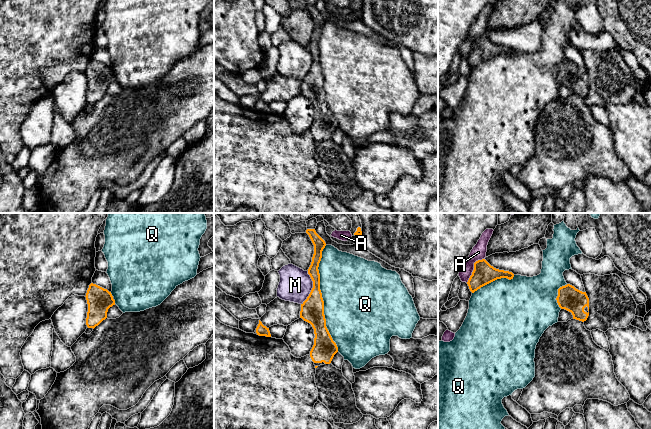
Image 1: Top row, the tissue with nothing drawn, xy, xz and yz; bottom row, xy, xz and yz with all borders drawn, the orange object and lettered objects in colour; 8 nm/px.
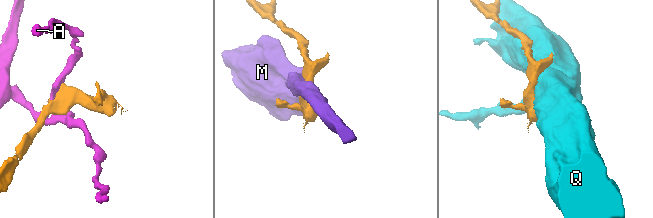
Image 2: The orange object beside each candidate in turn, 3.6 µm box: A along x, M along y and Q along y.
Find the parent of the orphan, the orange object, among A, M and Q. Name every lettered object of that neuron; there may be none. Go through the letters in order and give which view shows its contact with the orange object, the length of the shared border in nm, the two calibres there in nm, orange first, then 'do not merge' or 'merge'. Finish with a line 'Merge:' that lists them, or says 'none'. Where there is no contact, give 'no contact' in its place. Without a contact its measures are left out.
A: meets orange in yz; contact 240 nm long; 170 nm thick on the orange side, 120 nm on the other; do not merge
M: meets orange in xz; contact 280 nm long; 190 nm thick on the orange side, 260 nm on the other; do not merge
Q: meets orange in xz; contact 850 nm long; 190 nm thick on the orange side, 500 nm on the other; do not merge
Merge: none

